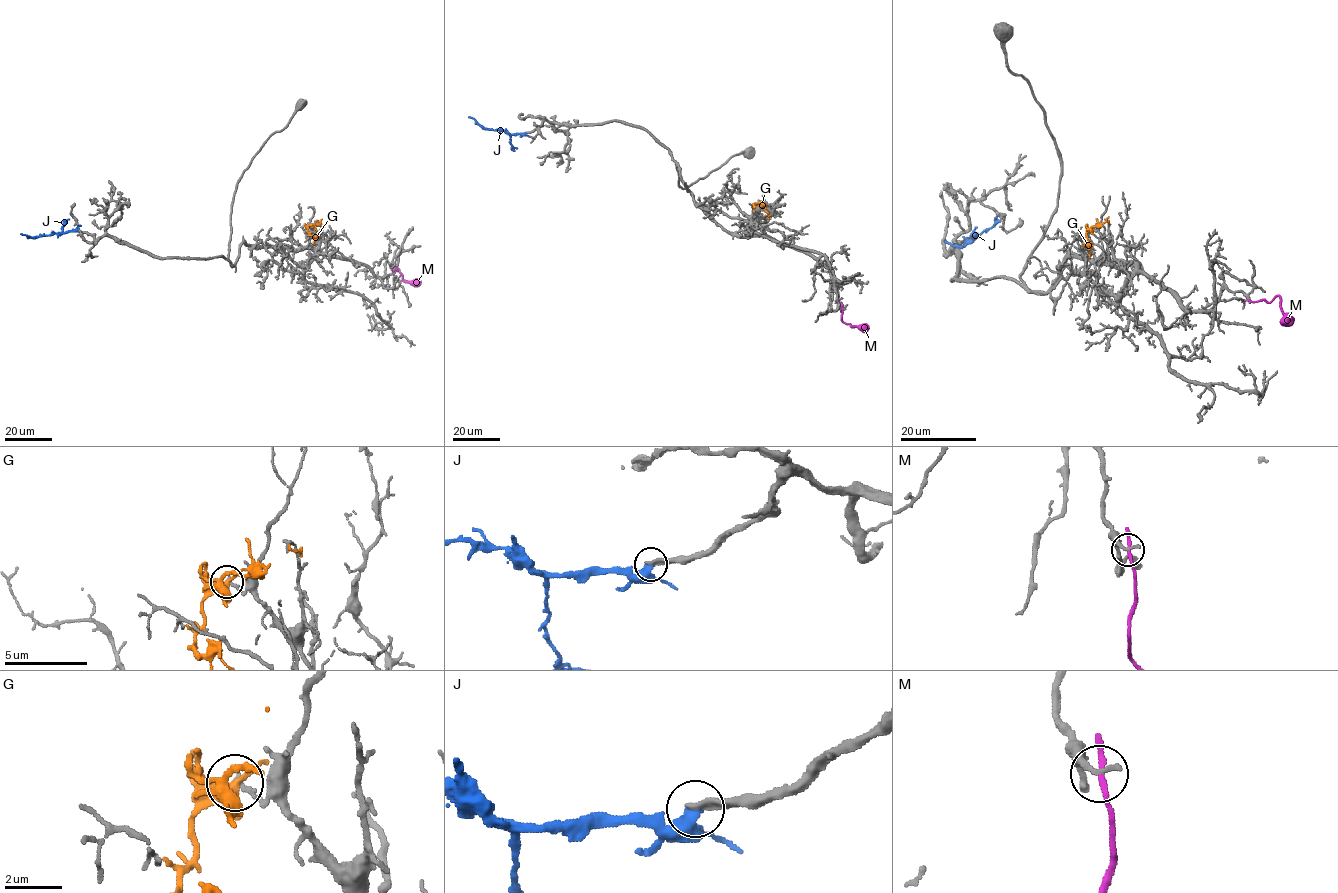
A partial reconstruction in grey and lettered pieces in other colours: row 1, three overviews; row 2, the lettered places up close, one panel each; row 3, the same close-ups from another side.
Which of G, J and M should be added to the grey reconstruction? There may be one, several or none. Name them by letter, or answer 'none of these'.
J

